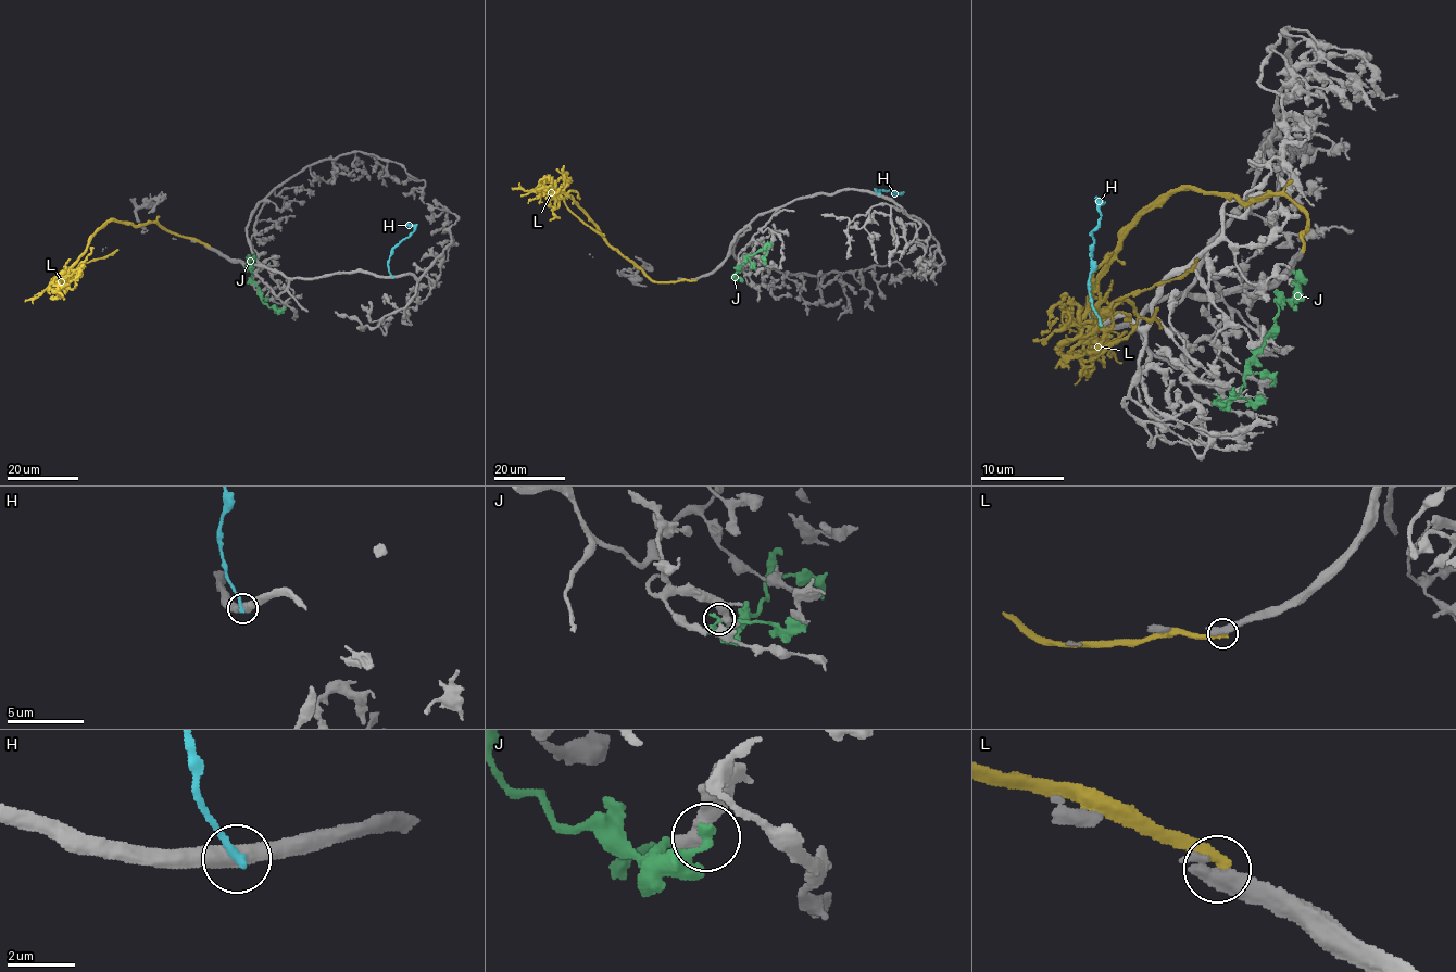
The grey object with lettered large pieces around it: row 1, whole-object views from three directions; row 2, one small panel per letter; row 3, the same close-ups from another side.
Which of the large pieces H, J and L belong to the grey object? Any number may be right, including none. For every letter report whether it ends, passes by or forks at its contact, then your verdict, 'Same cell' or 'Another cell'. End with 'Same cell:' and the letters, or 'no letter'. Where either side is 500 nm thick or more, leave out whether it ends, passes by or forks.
H: It ends there. Another cell
J: It ends there. Another cell
L: Another cell
Same cell: no letter

